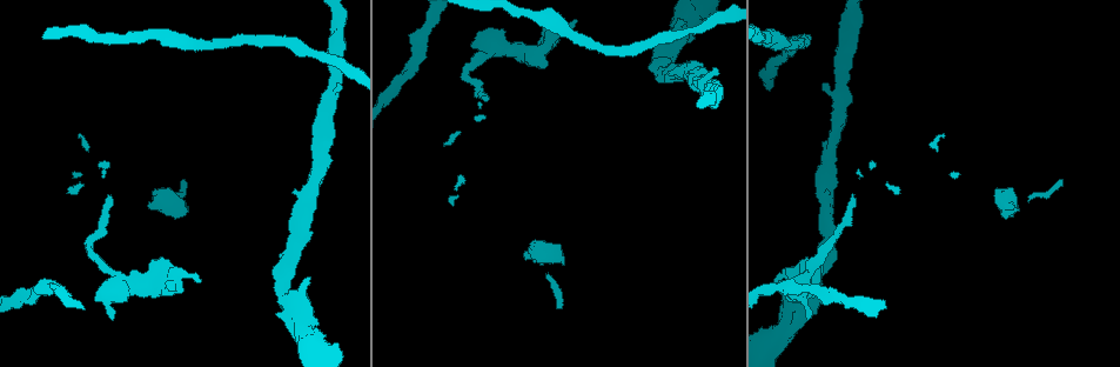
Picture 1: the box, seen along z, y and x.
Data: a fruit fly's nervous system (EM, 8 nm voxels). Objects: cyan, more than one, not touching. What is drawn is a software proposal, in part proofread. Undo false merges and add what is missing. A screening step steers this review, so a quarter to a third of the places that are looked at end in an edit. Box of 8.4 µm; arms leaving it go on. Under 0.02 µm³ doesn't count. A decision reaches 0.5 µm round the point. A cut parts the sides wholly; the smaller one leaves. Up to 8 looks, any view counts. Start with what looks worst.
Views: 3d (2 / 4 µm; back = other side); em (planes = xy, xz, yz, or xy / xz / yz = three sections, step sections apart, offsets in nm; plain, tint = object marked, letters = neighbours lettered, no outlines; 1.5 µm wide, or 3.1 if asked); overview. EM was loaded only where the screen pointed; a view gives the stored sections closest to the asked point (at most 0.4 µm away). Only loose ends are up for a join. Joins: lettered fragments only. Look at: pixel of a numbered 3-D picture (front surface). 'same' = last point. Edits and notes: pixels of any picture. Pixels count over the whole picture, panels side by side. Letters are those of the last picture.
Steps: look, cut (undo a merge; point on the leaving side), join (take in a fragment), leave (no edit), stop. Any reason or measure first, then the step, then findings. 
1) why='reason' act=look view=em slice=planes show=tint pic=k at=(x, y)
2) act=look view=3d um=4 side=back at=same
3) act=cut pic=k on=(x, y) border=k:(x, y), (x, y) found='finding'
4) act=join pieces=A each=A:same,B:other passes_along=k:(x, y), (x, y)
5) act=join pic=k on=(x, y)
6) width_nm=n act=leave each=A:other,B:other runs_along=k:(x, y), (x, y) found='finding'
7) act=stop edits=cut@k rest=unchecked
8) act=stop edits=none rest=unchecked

why='branch stops here' act=look view=3d um=2 side=back pic=1 at=(172, 291)

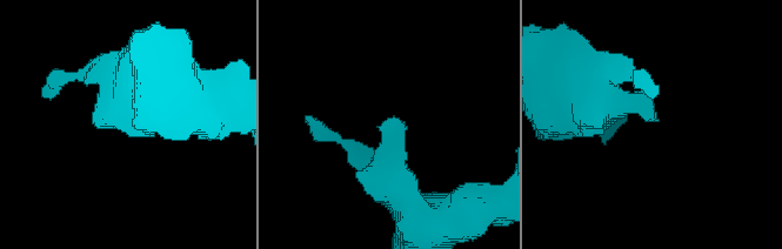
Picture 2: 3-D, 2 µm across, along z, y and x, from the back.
act=look view=em slice=planes show=letters pic=2 at=(657, 119)

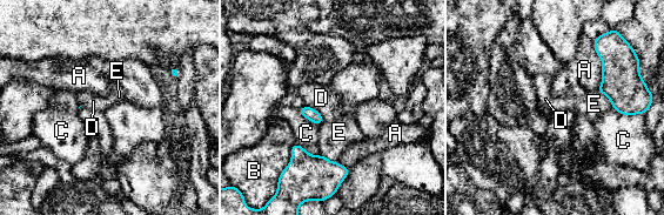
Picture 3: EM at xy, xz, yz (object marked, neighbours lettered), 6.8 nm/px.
act=leave each=A:other,B:other,C:other,D:other,E:other found='none of them fits'

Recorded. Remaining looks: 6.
why='an open end' act=look view=3d um=4 side=back pic=1 at=(715, 67)

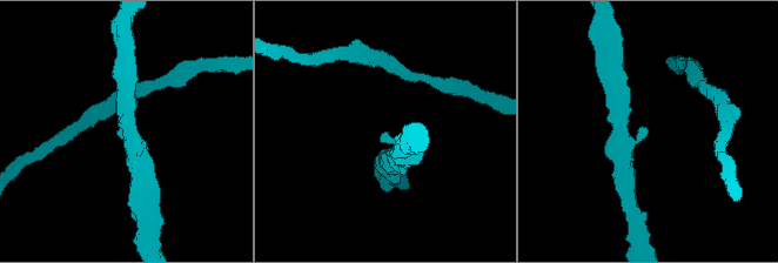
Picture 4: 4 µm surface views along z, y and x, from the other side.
act=look view=em um=3.1 slice=planes show=letters pic=4 at=(646, 132)

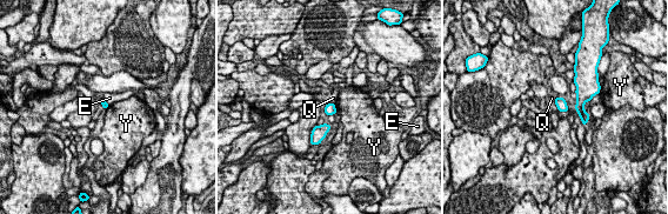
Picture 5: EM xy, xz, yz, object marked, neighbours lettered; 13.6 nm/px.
act=leave each=E:other,Q:other,Y:other border=5:(329, 101), (333, 104) found='none of them fits'

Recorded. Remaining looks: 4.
why='thick turns thin' act=look view=em slice=planes show=tint pic=1 at=(657, 62)

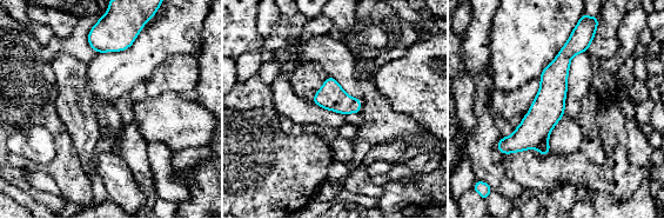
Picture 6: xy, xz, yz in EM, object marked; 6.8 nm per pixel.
why='see the neighbours' act=look view=em slice=planes show=letters at=same

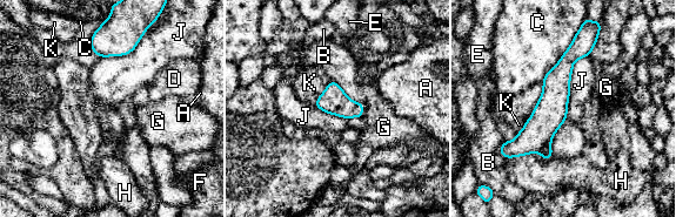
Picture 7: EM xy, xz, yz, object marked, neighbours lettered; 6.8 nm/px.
width_nm=190 act=leave each=A:other,B:other,C:other,D:other,E:other,F:other,G:other,H:other,J:other,K:other runs_along=7:(584, 46), (508, 155) found='all the same cell'

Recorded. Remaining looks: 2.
act=stop edits=none rest=unchecked

